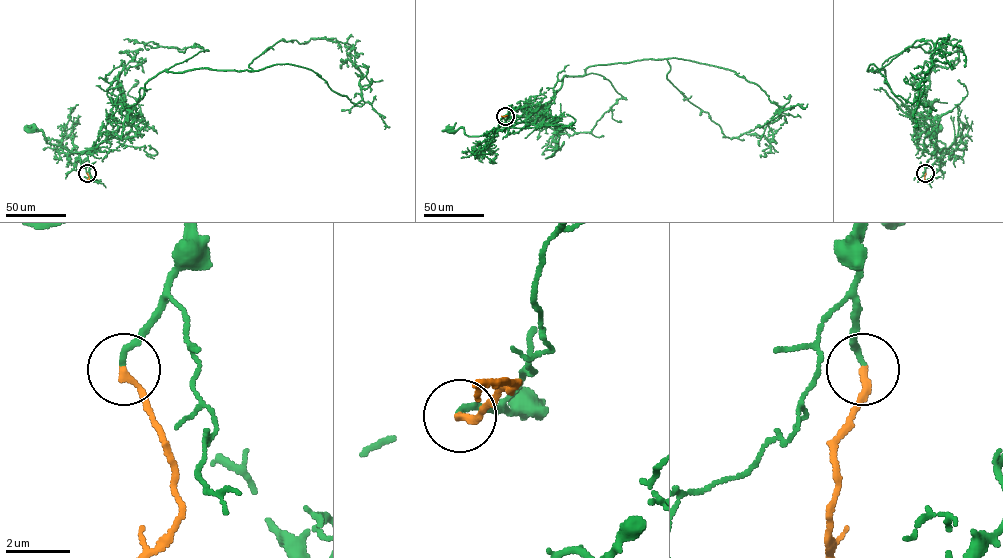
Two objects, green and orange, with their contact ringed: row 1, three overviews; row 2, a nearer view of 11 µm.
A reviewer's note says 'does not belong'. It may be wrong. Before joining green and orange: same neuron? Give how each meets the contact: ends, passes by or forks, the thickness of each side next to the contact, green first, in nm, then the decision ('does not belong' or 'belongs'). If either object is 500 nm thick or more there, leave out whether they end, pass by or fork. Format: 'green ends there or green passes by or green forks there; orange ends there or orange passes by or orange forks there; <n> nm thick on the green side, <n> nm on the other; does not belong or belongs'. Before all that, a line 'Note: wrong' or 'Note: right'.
Note: wrong
green ends there; orange ends there; 180 nm thick on the green side, 220 nm on the other; belongs

